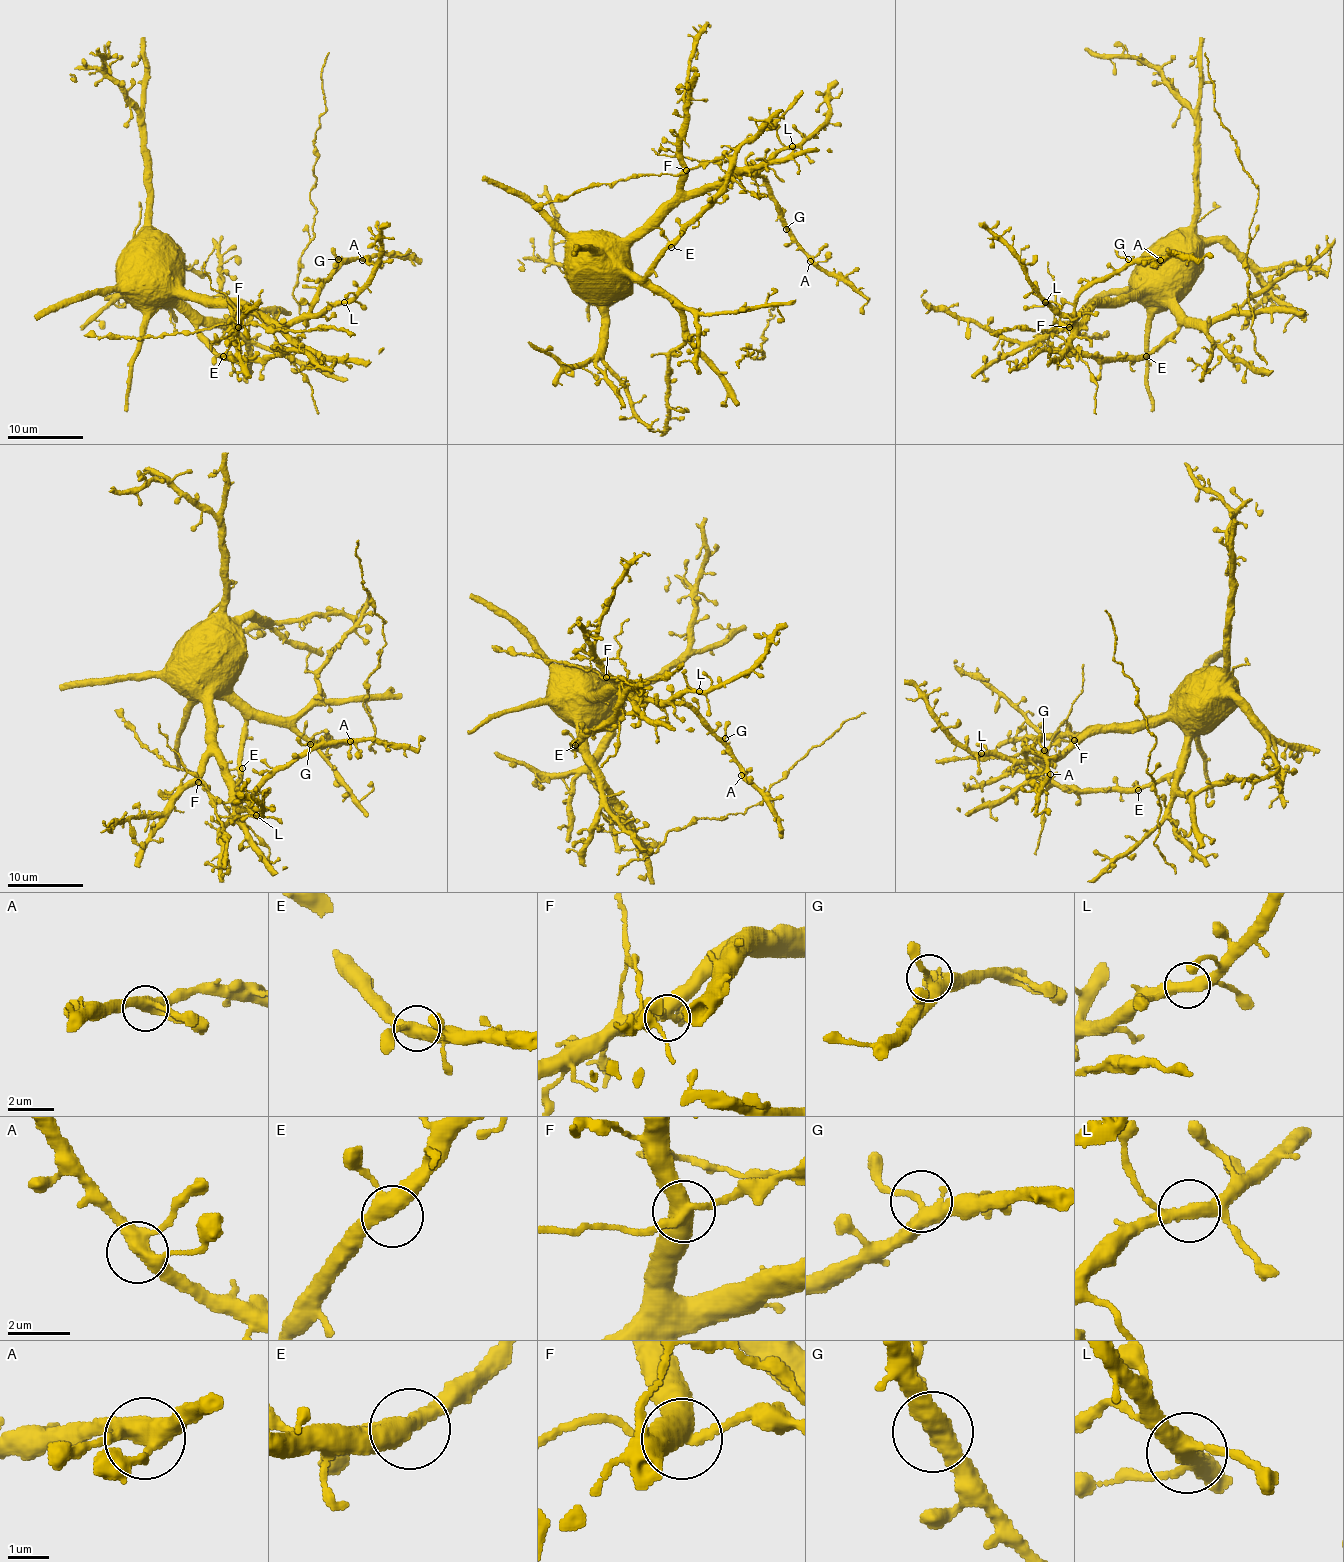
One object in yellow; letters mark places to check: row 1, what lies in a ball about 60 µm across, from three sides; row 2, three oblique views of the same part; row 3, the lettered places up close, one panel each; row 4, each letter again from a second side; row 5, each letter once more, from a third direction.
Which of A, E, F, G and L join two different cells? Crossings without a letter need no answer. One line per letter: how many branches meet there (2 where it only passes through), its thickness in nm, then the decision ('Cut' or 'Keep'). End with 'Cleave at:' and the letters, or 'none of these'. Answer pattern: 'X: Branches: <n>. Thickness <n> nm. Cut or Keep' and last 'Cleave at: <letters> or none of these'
A: Branches: 4. Thickness 400 nm. Keep
E: Branches: 3. Thickness 400 nm. Keep
F: Branches: 4. Thickness 440 nm. Cut
G: Branches: 4. Thickness 340 nm. Keep
L: Branches: 3. Thickness 360 nm. Keep
Cleave at: F

